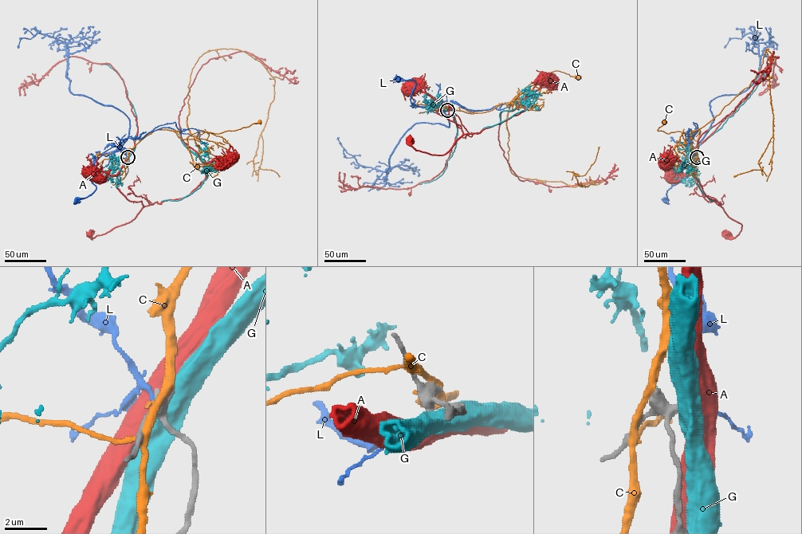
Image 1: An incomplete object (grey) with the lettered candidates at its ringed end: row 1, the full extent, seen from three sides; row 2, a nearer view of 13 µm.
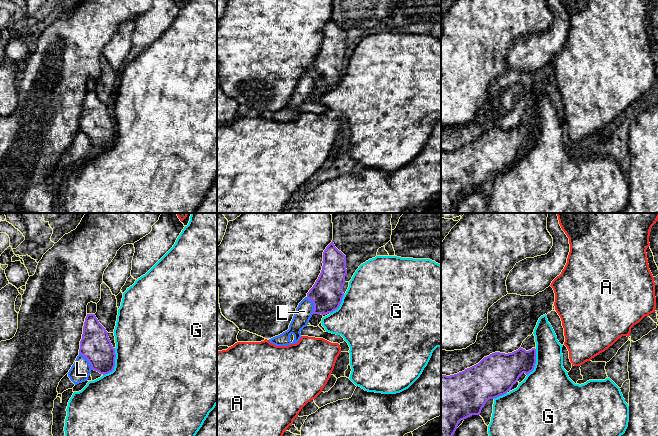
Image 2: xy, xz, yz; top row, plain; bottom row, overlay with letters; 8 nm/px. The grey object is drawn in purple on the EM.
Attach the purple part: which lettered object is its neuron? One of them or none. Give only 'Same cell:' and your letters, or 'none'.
Same cell: none

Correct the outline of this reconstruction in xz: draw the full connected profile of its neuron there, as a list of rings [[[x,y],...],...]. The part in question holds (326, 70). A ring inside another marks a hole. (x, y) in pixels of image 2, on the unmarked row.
[[[332,18],[323,28],[321,49],[307,74],[313,78],[313,90],[326,91],[337,86],[344,72],[346,32]]]

